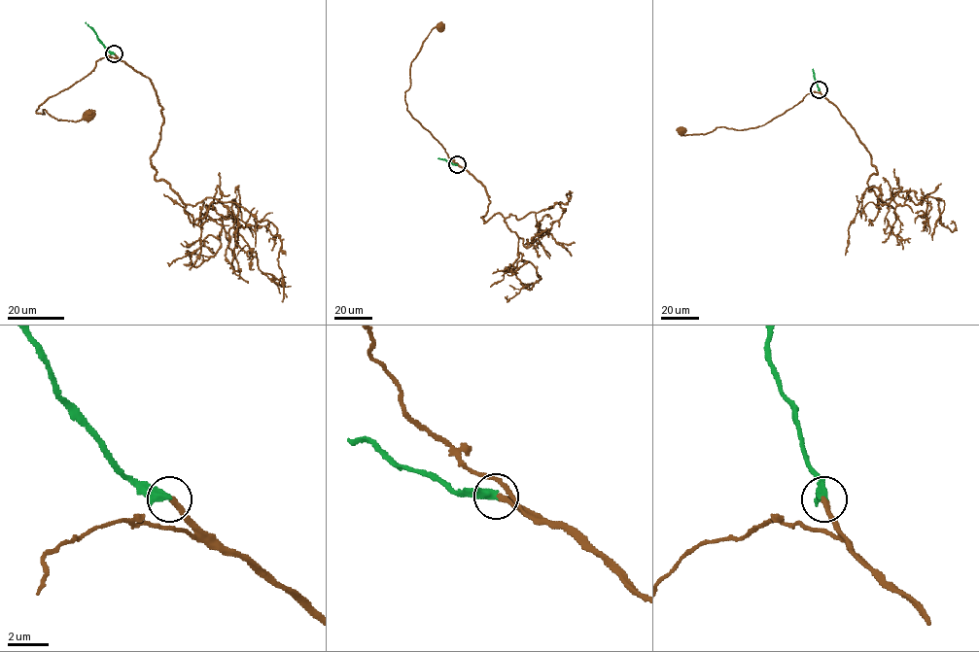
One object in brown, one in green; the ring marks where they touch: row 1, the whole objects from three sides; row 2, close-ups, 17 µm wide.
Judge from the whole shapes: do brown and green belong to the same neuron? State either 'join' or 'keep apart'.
join

